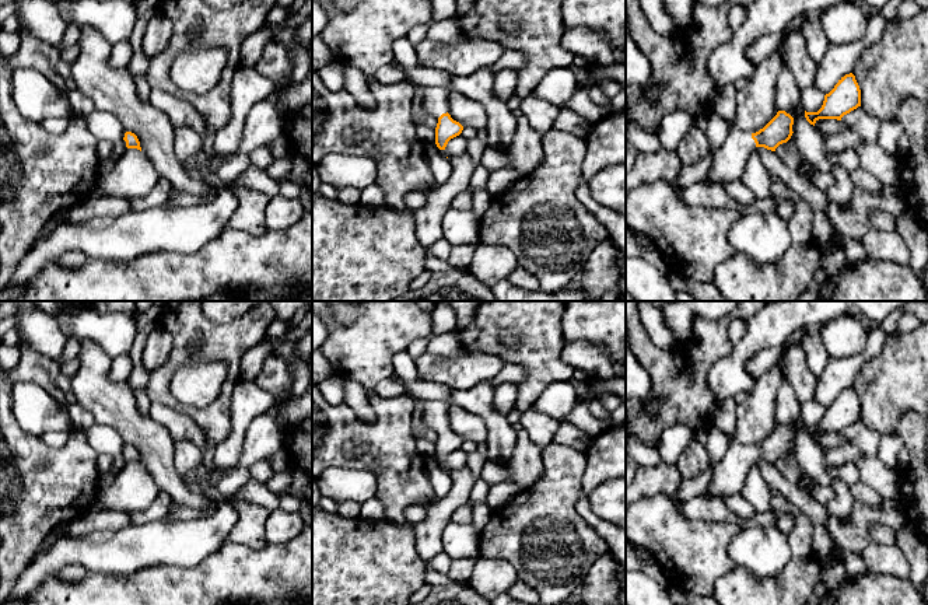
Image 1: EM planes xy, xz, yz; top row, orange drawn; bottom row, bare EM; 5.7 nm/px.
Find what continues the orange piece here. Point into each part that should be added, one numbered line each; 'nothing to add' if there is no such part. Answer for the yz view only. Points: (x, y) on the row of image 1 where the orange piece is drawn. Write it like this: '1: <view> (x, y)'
1: yz (728, 161)

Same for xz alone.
1: xz (434, 100)

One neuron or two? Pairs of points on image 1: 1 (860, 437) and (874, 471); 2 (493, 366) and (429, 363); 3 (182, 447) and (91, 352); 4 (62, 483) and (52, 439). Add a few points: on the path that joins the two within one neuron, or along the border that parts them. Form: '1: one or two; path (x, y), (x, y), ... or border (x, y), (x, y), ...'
1: one; path (861, 446), (868, 454), (868, 462)
2: one; path (477, 367), (444, 367)
3: two; border (174, 443), (174, 467), (179, 475)
4: two; border (69, 433), (60, 447), (49, 447), (39, 437)

